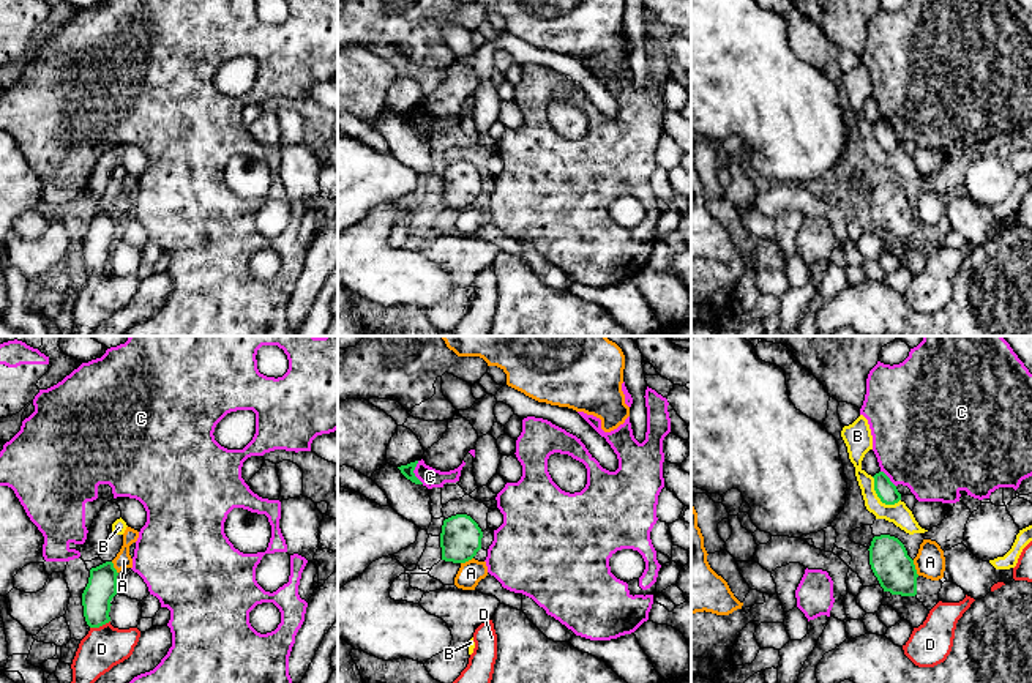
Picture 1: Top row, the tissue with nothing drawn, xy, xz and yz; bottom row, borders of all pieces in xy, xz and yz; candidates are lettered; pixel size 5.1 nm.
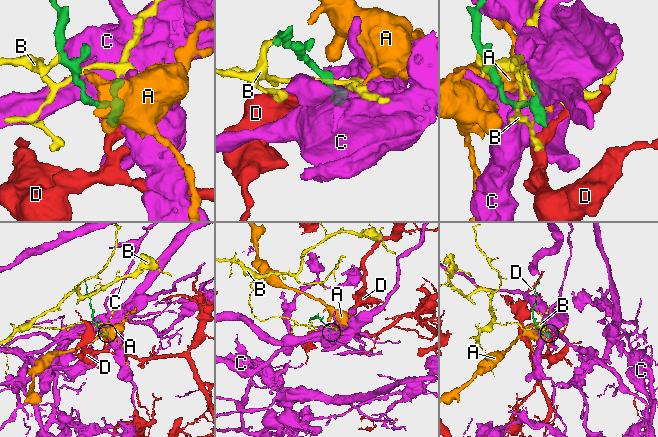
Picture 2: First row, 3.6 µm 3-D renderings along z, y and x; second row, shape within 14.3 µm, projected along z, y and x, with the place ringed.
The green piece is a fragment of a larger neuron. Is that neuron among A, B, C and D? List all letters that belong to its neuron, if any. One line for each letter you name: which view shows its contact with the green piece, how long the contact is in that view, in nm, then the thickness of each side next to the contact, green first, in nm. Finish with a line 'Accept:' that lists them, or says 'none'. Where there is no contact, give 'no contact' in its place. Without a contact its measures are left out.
D: contact in xy; length 110 nm; calibres 150 and 220 nm
Accept: D

